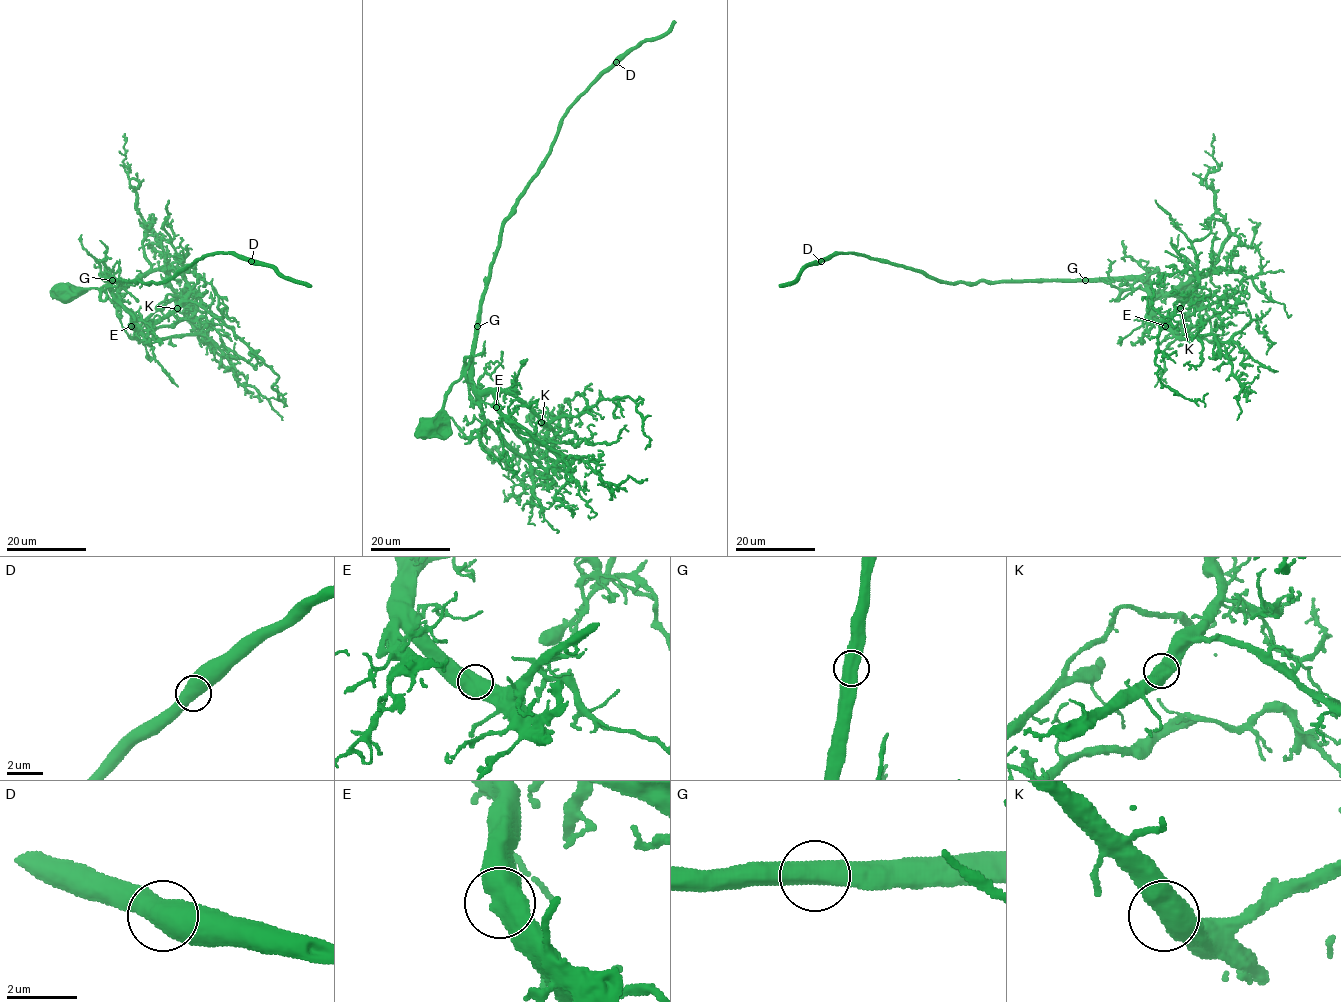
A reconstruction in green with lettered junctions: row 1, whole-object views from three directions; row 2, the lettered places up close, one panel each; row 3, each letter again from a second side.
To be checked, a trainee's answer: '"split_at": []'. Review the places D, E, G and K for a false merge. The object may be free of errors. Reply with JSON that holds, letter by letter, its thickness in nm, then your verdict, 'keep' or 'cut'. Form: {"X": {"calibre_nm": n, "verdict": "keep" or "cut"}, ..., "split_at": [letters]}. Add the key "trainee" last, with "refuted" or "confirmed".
{"D": {"calibre_nm": 550, "verdict": "keep"}, "E": {"calibre_nm": 650, "verdict": "keep"}, "G": {"calibre_nm": 650, "verdict": "keep"}, "K": {"calibre_nm": 550, "verdict": "keep"}, "split_at": [], "trainee": "confirmed"}

